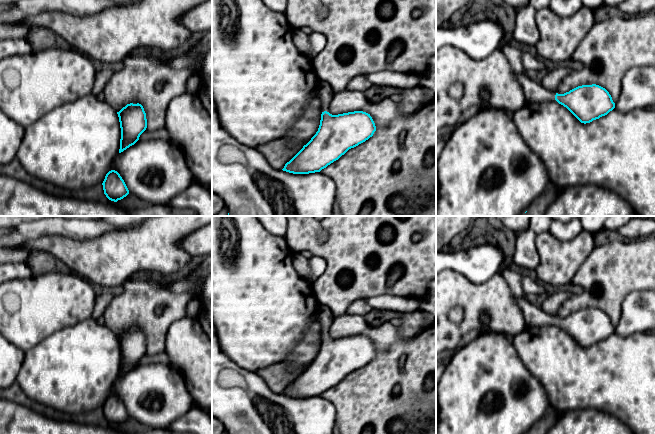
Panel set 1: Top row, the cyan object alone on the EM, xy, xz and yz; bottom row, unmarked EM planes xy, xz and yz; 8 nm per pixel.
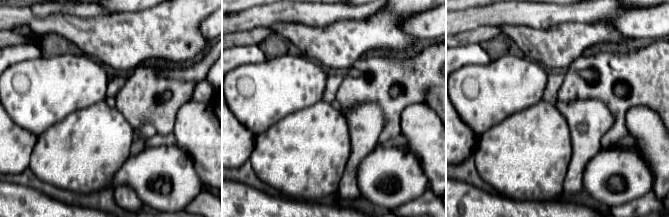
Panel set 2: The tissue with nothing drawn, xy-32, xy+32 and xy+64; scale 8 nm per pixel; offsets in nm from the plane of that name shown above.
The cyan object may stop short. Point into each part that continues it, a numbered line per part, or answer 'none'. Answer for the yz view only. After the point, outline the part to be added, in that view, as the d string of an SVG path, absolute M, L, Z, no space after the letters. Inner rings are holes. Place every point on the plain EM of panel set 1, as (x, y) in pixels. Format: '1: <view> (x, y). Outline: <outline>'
1: yz (534, 316). Outline: M514 295L514 299L524 314L528 329L548 324L556 325L556 317L543 311L539 303L534 301L531 297L521 298Z

